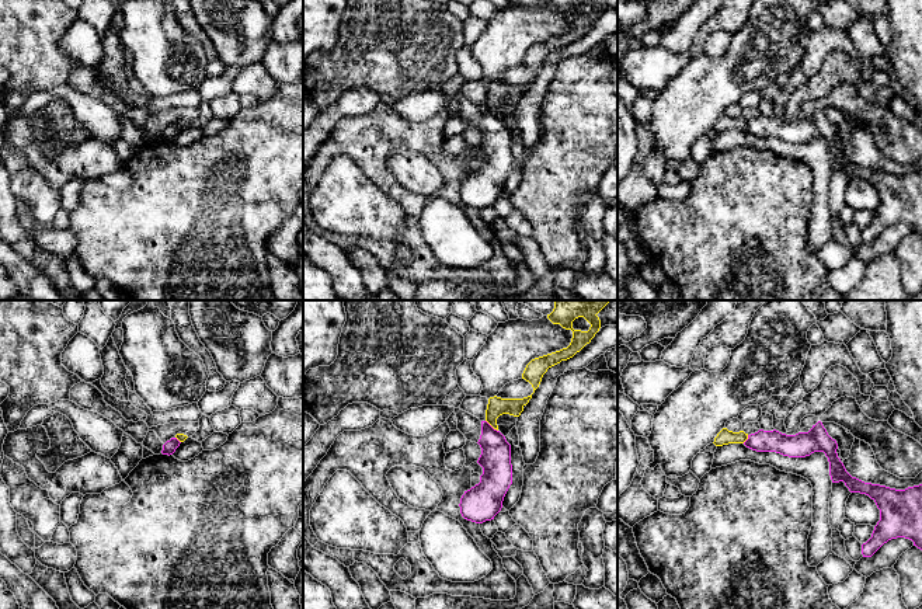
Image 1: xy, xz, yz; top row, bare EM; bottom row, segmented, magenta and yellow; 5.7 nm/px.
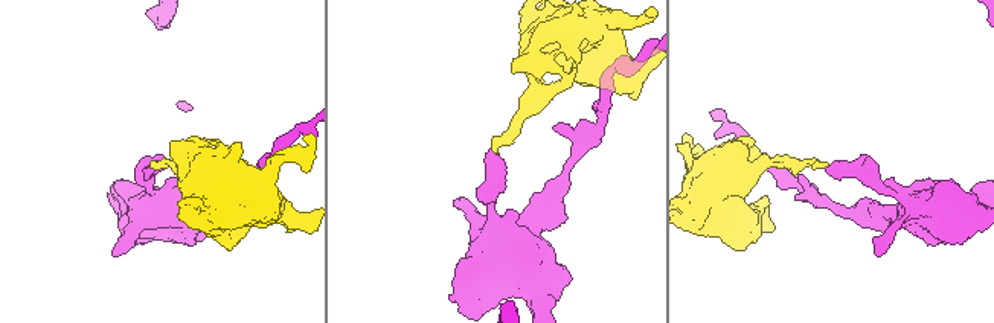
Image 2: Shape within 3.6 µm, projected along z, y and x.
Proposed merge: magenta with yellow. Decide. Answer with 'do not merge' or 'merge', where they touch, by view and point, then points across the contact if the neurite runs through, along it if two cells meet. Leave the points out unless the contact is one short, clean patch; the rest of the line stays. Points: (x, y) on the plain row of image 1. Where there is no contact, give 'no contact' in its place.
do not merge; contact xz (490, 111); border xz (486, 105), (497, 117)

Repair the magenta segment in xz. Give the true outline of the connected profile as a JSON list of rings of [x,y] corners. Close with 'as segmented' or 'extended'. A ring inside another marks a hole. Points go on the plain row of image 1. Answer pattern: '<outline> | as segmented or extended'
[[[481,107],[477,129],[481,133],[477,149],[483,153],[483,160],[479,170],[465,177],[459,192],[465,205],[483,209],[494,205],[501,196],[504,182],[512,170],[512,150],[511,130],[487,107]]] | as segmented

